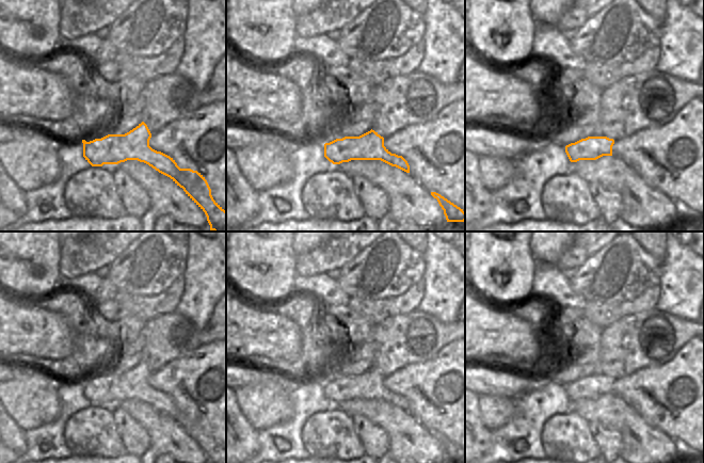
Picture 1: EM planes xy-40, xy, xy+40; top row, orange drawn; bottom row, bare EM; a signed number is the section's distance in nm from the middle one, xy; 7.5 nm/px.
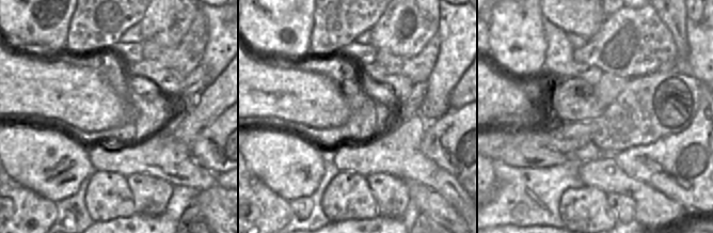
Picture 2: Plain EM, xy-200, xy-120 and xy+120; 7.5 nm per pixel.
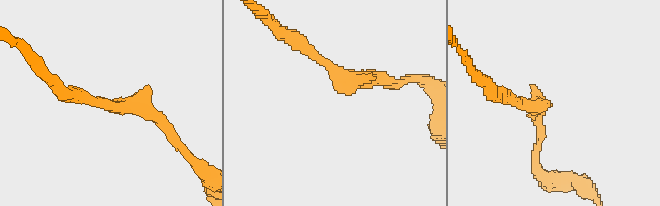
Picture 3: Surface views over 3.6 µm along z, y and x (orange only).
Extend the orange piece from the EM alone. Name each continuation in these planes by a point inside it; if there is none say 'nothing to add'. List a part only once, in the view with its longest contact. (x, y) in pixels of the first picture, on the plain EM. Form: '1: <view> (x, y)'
nothing to add

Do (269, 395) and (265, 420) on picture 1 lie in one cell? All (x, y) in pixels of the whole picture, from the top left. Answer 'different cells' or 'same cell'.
same cell

